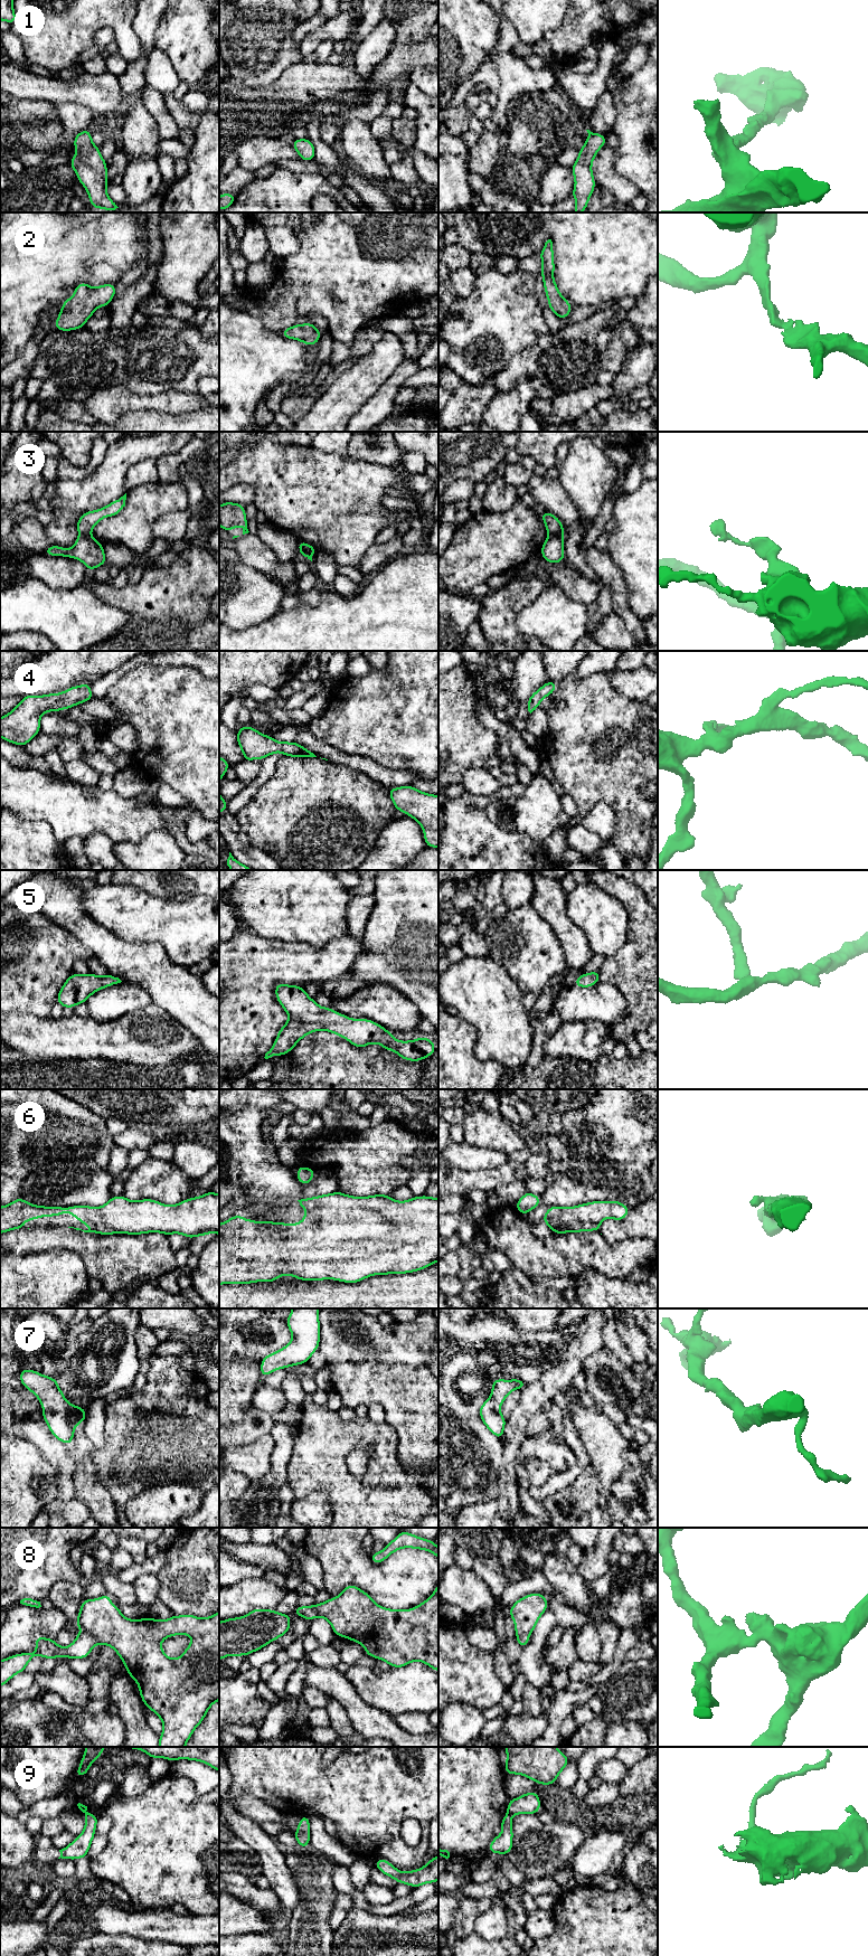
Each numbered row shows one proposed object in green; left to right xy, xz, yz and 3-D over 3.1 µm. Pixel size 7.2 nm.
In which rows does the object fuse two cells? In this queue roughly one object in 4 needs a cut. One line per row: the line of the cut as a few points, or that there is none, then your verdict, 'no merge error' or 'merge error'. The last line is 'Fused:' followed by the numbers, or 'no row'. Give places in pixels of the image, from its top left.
1: cut none; no merge error
2: cut none; no merge error
3: cut yz (548, 534), (563, 536); merge error
4: cut none; no merge error
5: cut none; no merge error
6: cut none; no merge error
7: cut none; no merge error
8: cut xy (88, 1632), (98, 1642); merge error
9: cut yz (508, 1812), (511, 1815); merge error
Fused: 3, 8, 9

